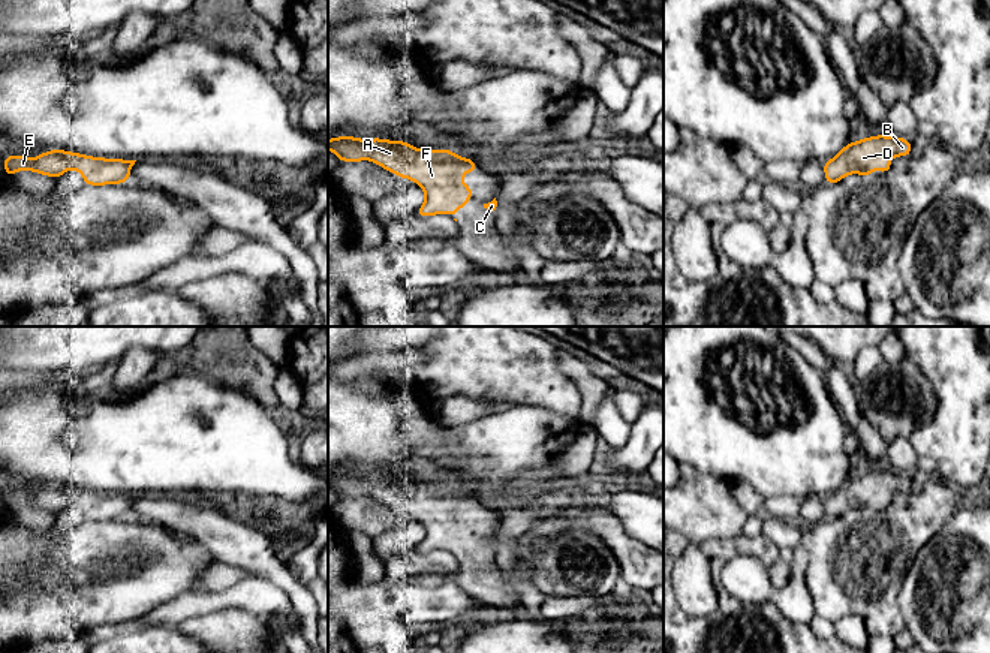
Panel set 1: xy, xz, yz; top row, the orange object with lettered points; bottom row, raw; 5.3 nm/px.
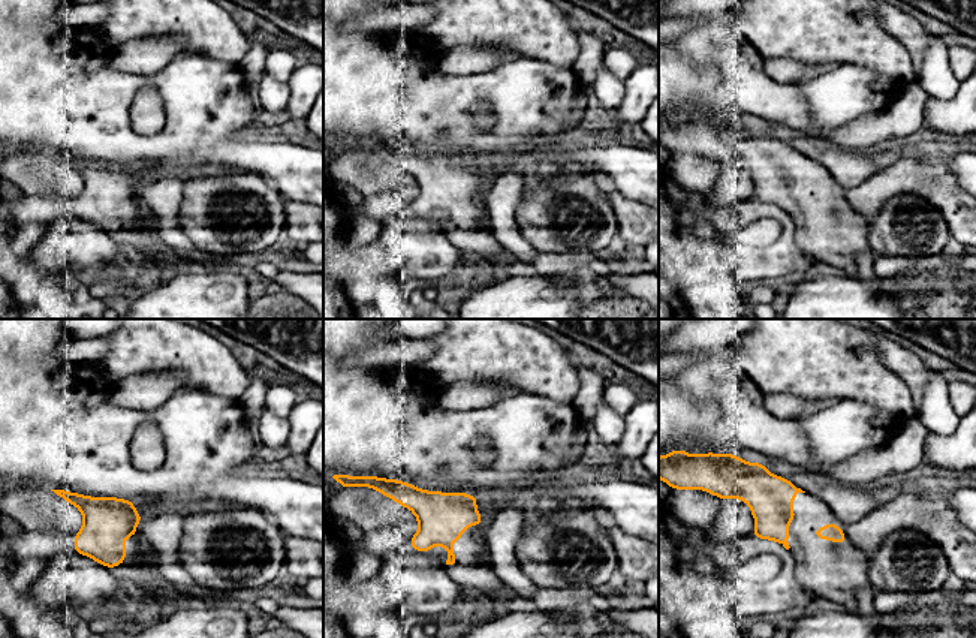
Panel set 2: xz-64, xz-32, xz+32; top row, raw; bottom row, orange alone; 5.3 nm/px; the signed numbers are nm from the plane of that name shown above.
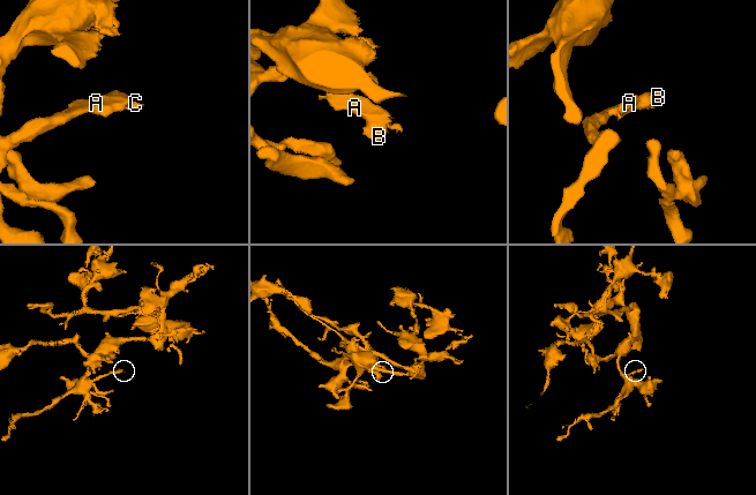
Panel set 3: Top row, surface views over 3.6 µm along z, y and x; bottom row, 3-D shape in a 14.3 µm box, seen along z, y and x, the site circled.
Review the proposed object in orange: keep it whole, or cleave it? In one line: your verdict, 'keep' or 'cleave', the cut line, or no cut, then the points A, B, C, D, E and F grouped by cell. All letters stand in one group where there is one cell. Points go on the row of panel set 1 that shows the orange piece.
keep | no cut | A B C D E F

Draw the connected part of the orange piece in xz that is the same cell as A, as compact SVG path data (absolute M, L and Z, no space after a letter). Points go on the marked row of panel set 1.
M337 136L328 139L328 150L340 162L370 160L400 178L415 181L425 195L424 204L415 211L421 217L454 216L475 195L461 177L476 171L478 163L449 148L415 148L401 139Z

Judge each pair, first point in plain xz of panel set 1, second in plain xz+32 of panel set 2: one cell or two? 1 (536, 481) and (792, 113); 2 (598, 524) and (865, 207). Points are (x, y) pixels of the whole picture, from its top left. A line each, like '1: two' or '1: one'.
1: one
2: one

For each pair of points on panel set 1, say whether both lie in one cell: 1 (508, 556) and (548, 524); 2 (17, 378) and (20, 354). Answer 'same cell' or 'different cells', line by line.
1: different cells
2: different cells

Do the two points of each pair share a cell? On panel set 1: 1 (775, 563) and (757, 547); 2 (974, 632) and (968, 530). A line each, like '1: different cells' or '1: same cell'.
1: same cell
2: same cell

